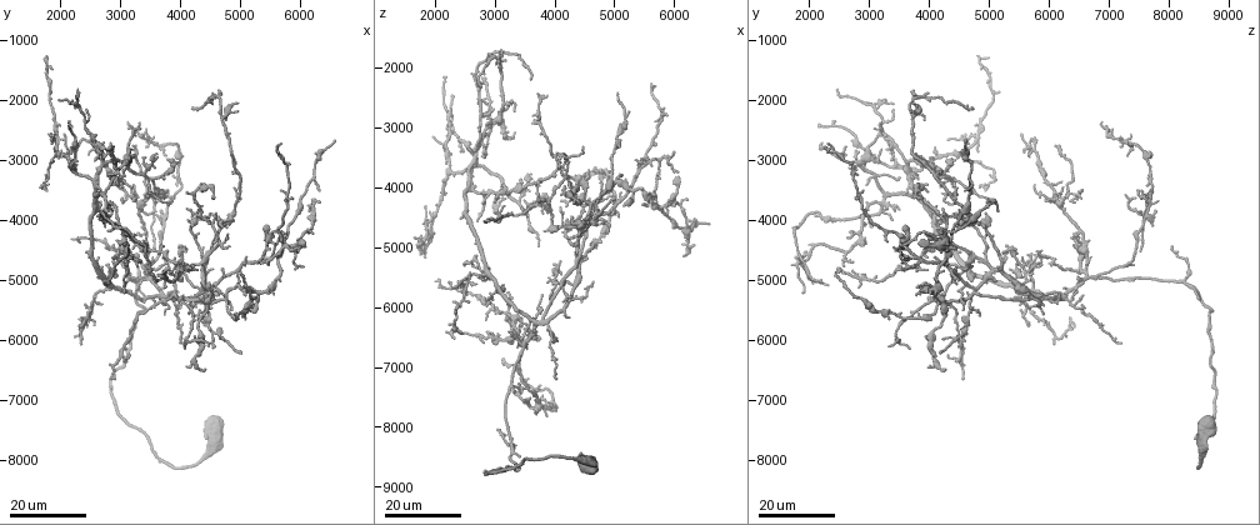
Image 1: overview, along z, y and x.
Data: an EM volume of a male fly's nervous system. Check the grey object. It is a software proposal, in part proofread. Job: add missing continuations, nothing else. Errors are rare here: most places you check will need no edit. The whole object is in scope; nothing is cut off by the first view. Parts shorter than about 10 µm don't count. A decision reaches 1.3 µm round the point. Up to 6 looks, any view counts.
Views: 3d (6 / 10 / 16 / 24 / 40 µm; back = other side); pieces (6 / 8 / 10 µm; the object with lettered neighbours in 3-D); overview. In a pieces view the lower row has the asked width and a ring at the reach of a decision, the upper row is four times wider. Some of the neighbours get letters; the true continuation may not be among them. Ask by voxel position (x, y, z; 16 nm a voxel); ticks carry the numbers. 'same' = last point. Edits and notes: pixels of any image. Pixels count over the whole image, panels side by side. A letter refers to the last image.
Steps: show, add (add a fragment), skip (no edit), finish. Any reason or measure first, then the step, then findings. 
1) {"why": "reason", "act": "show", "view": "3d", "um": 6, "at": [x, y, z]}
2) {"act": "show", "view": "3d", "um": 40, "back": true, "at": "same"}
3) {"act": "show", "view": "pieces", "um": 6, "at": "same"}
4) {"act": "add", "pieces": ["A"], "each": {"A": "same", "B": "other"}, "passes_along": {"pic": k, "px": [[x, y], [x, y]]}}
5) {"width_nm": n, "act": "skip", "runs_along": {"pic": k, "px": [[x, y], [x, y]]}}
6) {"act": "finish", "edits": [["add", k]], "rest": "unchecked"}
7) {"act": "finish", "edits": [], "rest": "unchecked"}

{"why": "branch stops here", "act": "show", "view": "3d", "um": 16, "at": [2200, 2450, 2150]}

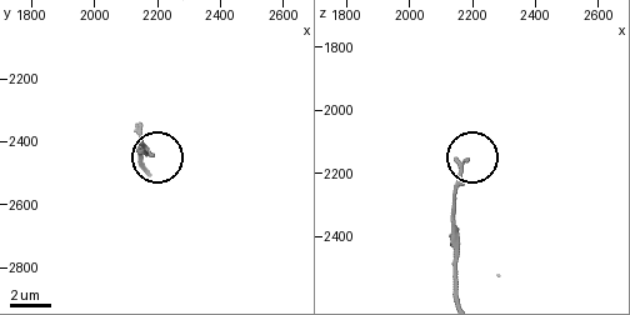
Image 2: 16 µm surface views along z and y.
{"act": "show", "view": "pieces", "um": 8, "at": [2190, 2430, 2160]}

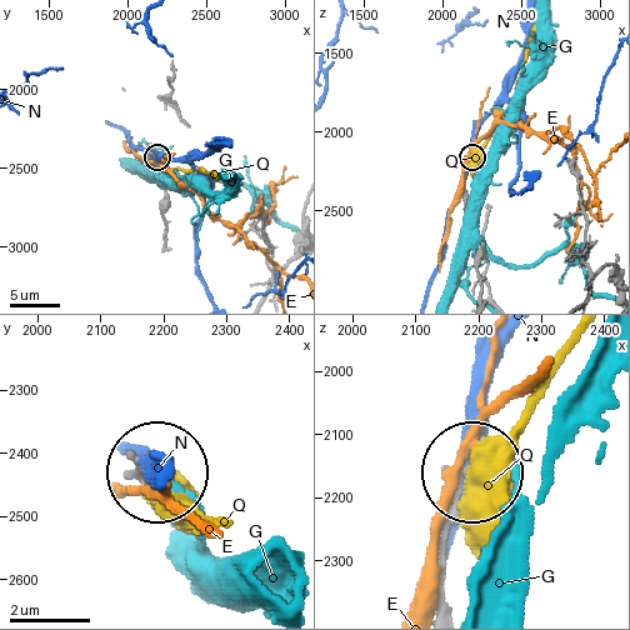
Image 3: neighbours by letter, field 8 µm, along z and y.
{"act": "skip", "each": {"E": "other", "G": "other", "N": "other", "Q": "other"}, "found": "no lettered fragment goes on from it"}

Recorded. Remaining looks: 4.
{"why": "free end", "act": "show", "view": "3d", "um": 16, "at": [4200, 2200, 4750]}

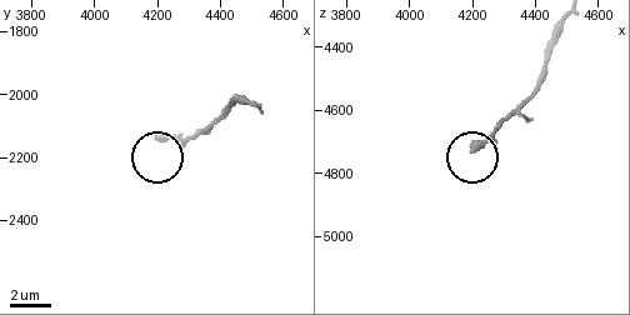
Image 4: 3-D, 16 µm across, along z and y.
{"act": "show", "view": "pieces", "um": 6, "at": [4200, 2130, 4720]}

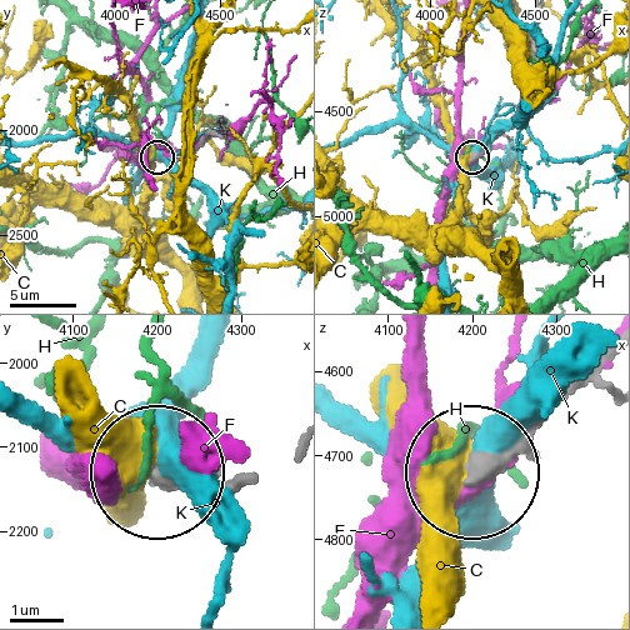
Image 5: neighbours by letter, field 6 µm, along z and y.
{"act": "skip", "each": {"C": "other", "F": "other", "H": "other", "K": "other"}, "runs_along": {"pic": 5, "px": [[226, 479], [163, 470]]}, "found": "no lettered fragment goes on from it"}

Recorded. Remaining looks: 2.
{"why": "free end", "act": "show", "view": "3d", "um": 16, "at": [4400, 6500, 4250]}

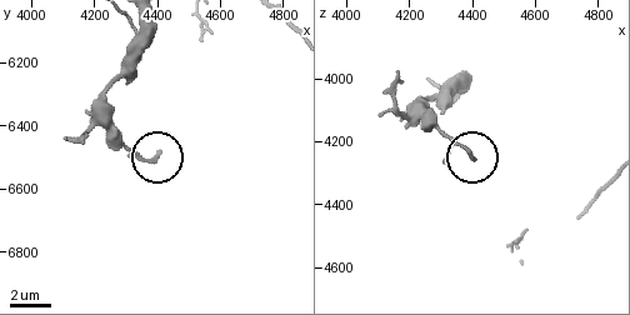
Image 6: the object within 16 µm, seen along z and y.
{"act": "show", "view": "pieces", "um": 10, "at": [4410, 6480, 4250]}

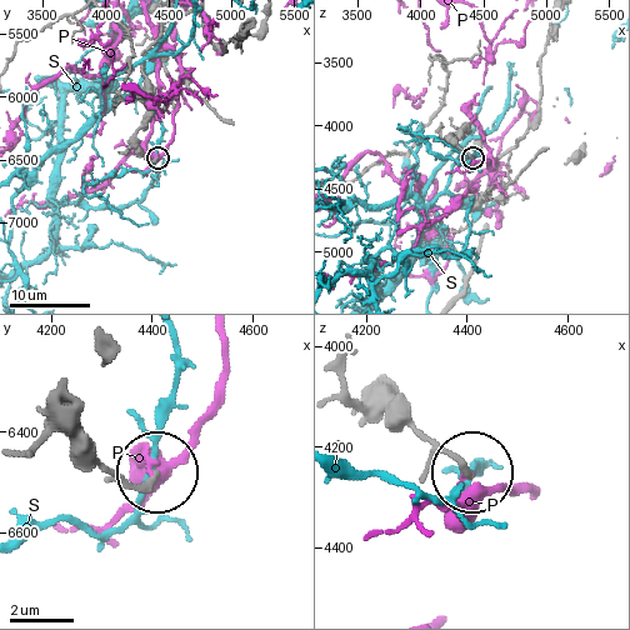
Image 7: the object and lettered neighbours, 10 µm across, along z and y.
{"width_nm": 210, "act": "skip", "each": {"P": "other", "S": "other"}, "found": "no lettered fragment goes on from it"}

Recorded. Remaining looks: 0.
{"act": "finish", "edits": [], "rest": "unchecked"}

